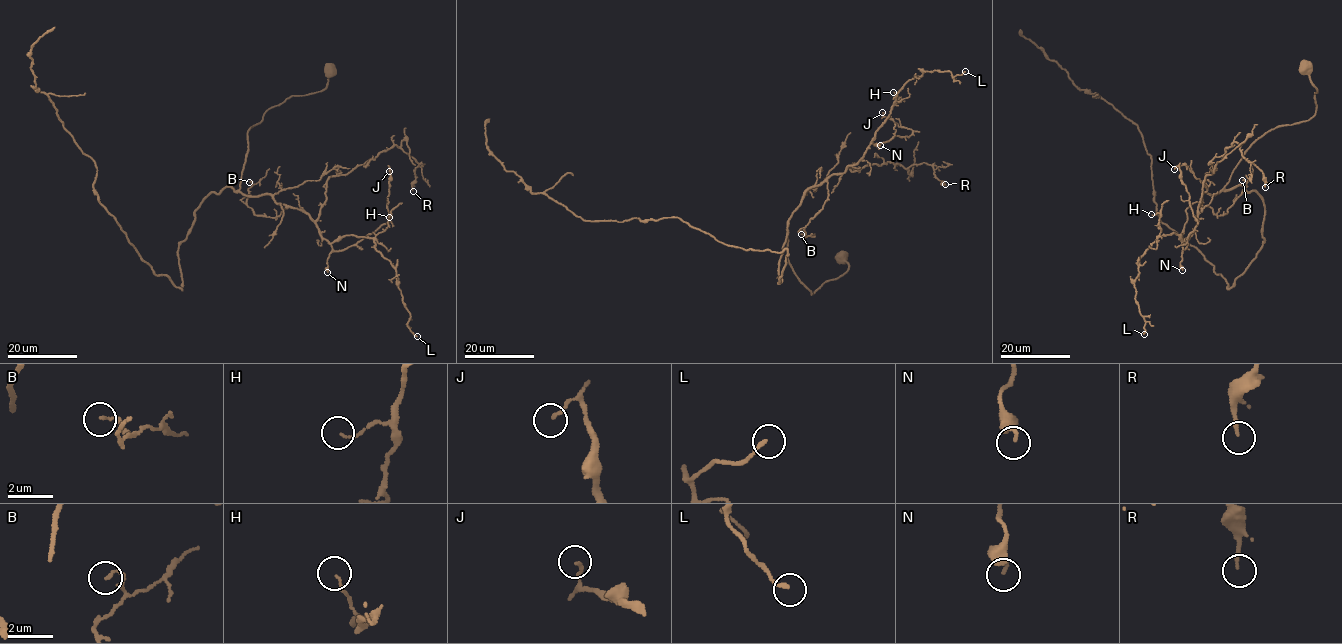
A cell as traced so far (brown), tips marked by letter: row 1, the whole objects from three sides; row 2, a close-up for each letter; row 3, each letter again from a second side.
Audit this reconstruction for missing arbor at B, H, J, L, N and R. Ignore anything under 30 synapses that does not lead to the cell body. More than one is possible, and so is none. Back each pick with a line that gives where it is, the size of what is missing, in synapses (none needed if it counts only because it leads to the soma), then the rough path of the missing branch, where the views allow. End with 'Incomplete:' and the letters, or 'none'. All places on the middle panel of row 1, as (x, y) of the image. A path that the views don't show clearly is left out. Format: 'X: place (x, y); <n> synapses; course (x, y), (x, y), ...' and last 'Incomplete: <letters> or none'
Incomplete: none

